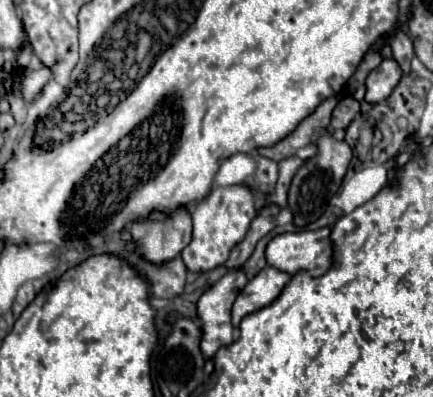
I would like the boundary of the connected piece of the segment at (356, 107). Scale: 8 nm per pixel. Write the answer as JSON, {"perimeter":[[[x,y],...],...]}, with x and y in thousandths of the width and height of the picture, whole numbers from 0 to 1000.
{"perimeter":[[[794,247],[781,257],[771,292],[767,292],[767,317],[804,317],[822,292],[831,287],[831,257],[818,247]]]}

